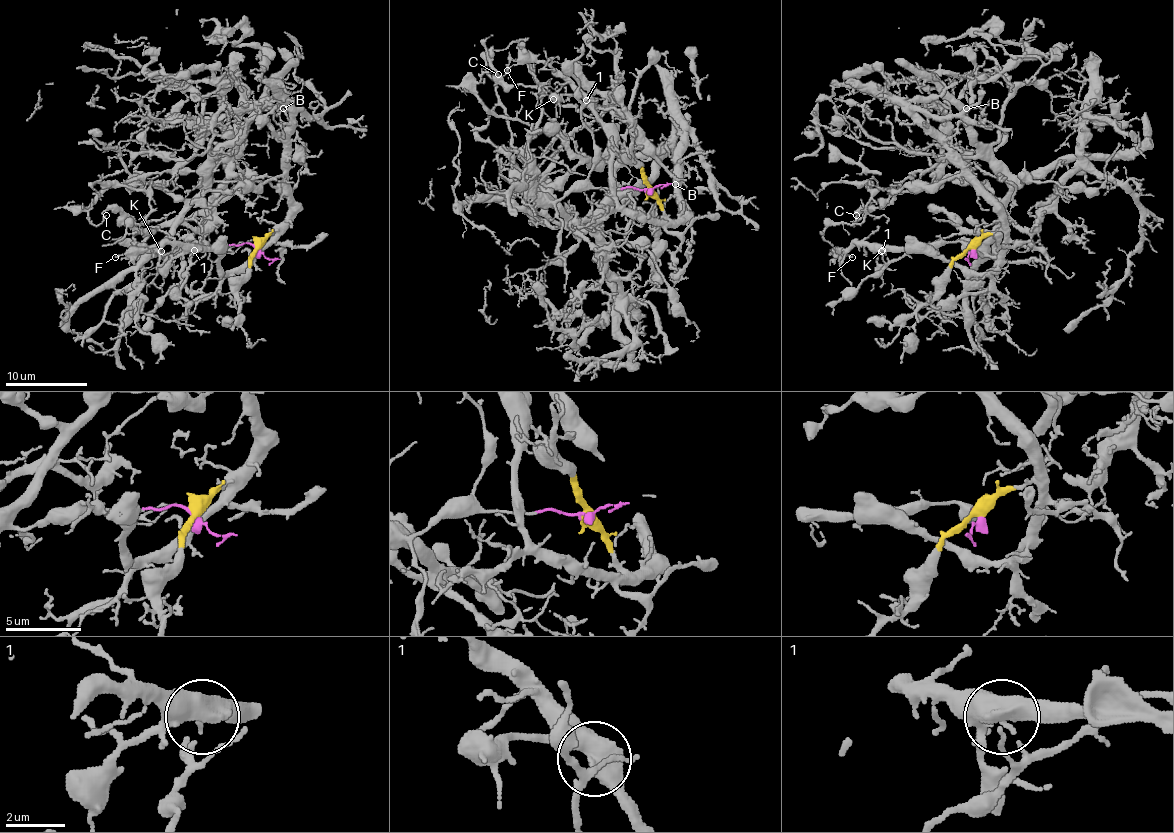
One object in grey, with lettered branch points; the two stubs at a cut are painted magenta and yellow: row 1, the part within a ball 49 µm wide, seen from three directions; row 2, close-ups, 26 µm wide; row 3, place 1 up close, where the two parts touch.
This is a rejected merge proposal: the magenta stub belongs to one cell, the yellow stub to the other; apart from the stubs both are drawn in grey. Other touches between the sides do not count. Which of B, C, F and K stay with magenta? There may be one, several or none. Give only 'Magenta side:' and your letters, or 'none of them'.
Magenta side: none of them

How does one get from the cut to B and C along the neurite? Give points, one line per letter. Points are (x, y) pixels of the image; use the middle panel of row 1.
B: (648, 189), (662, 211), (670, 219), (676, 219), (680, 213), (680, 168), (684, 164), (689, 172), (674, 185)
C: (648, 189), (680, 215), (680, 130), (666, 146), (585, 162), (554, 134), (497, 118), (475, 89), (497, 75)

